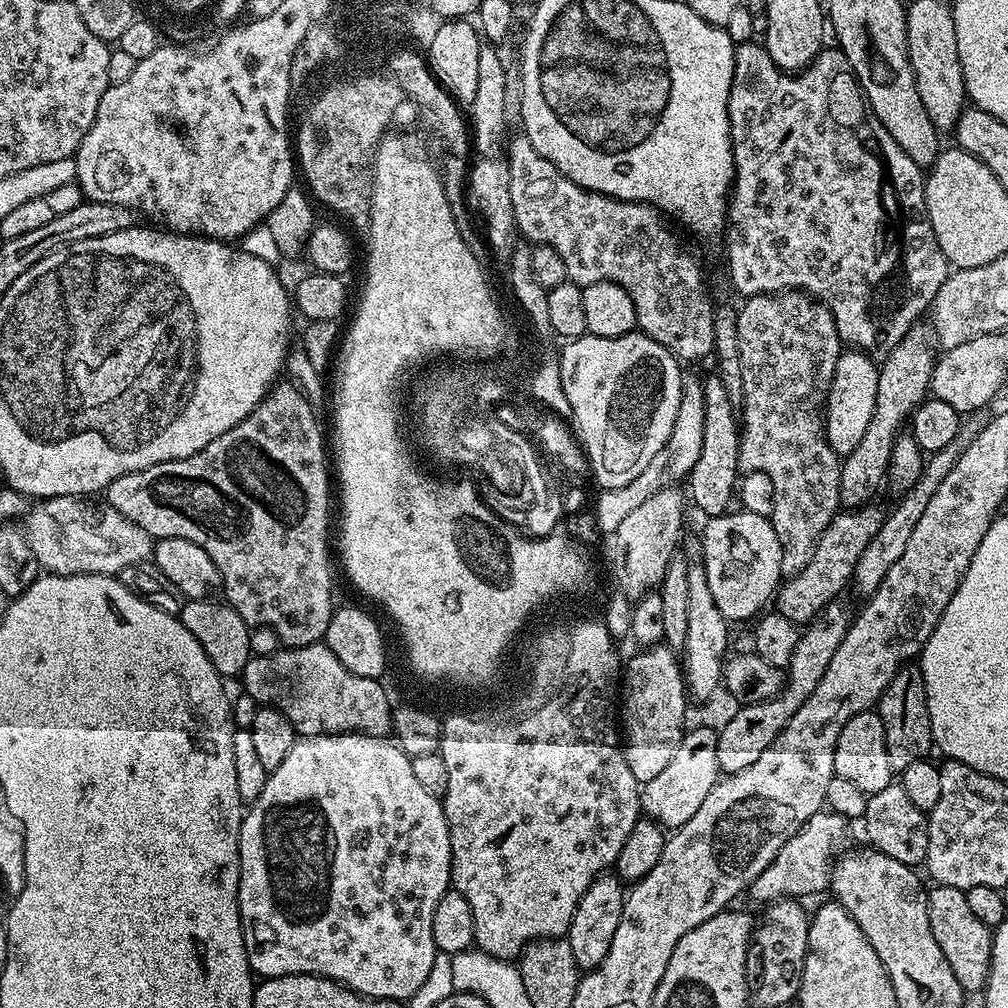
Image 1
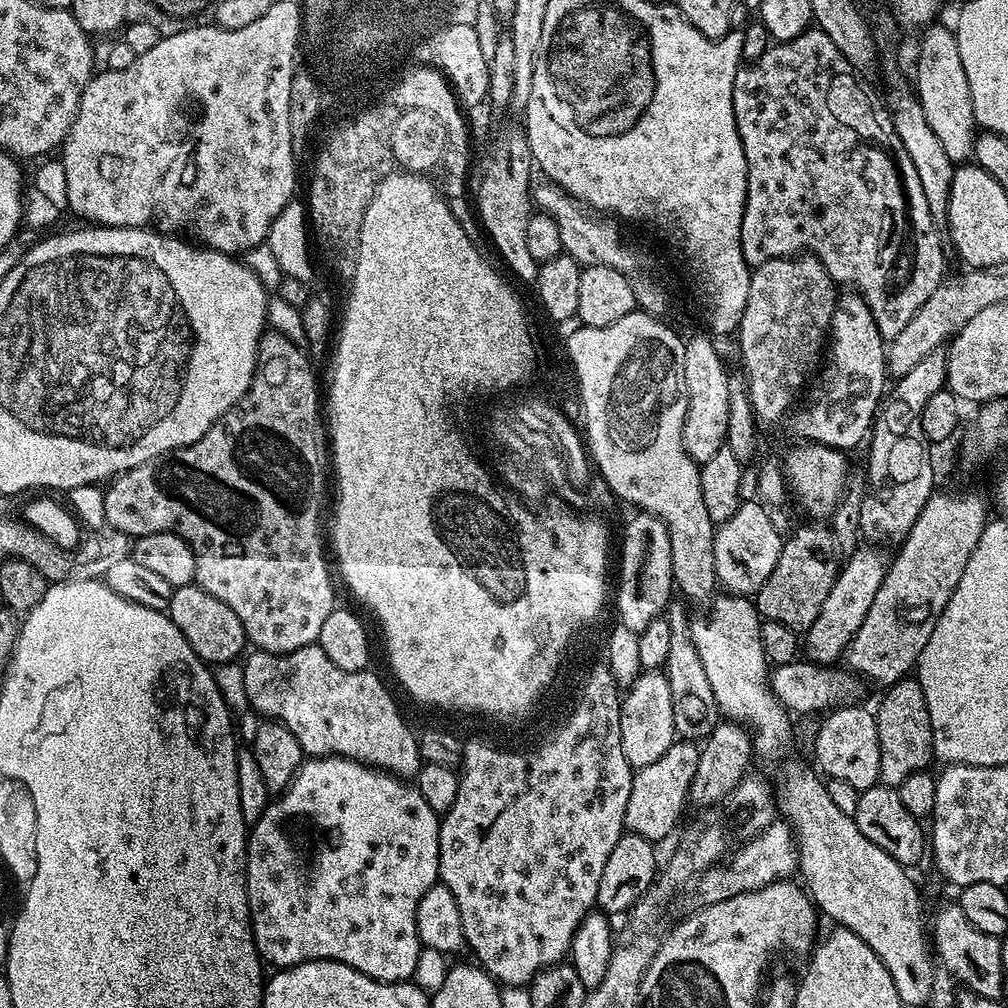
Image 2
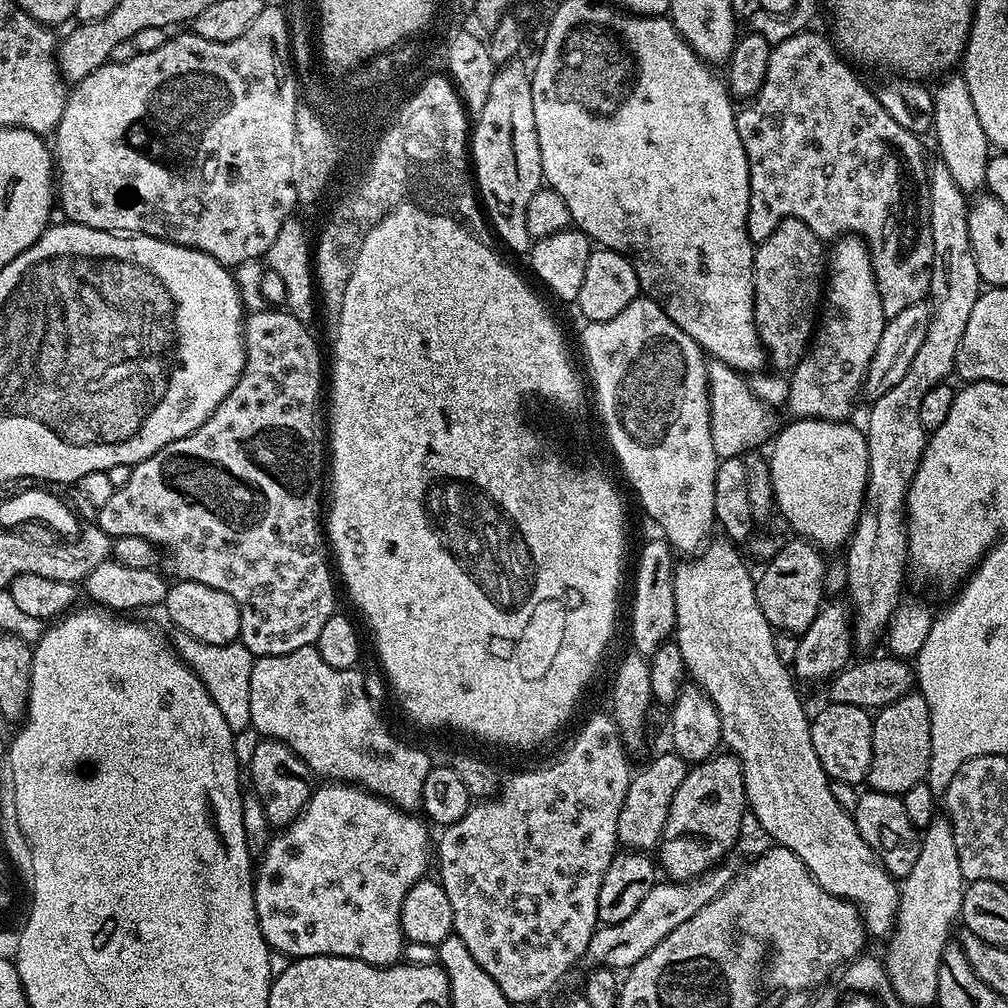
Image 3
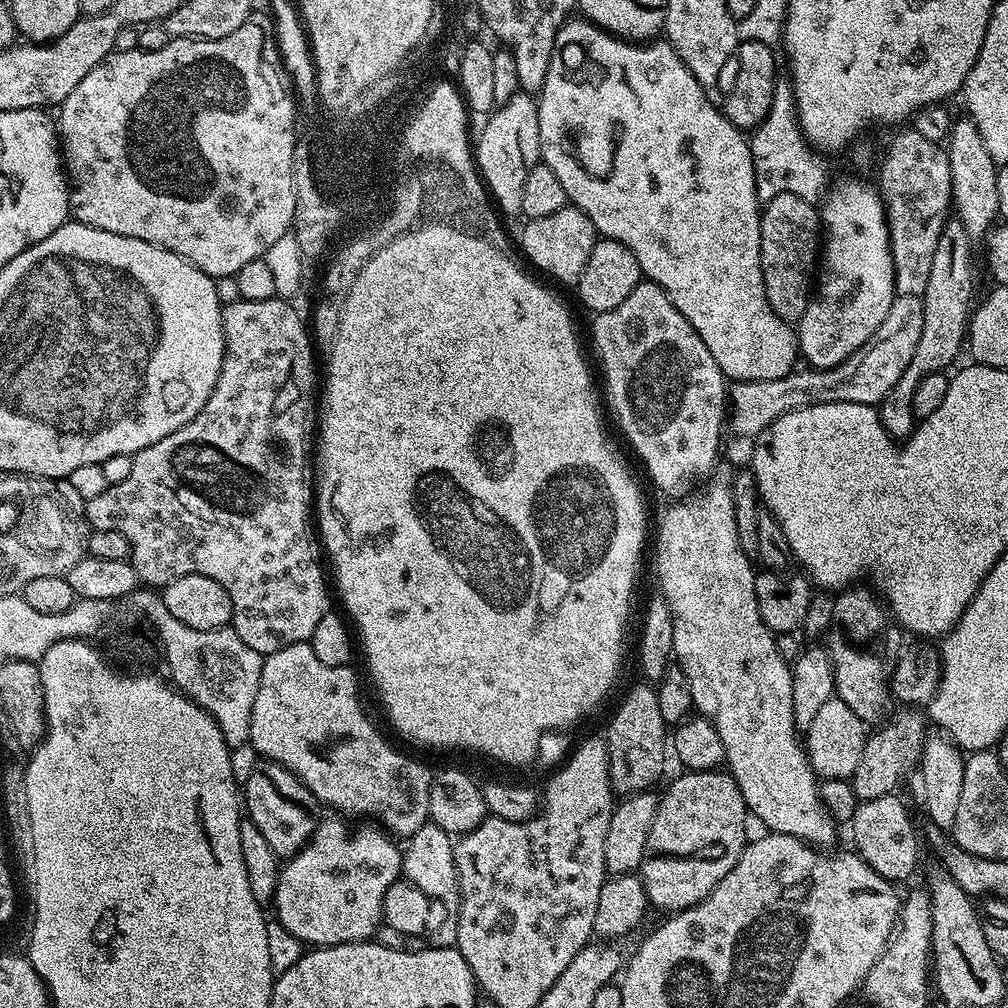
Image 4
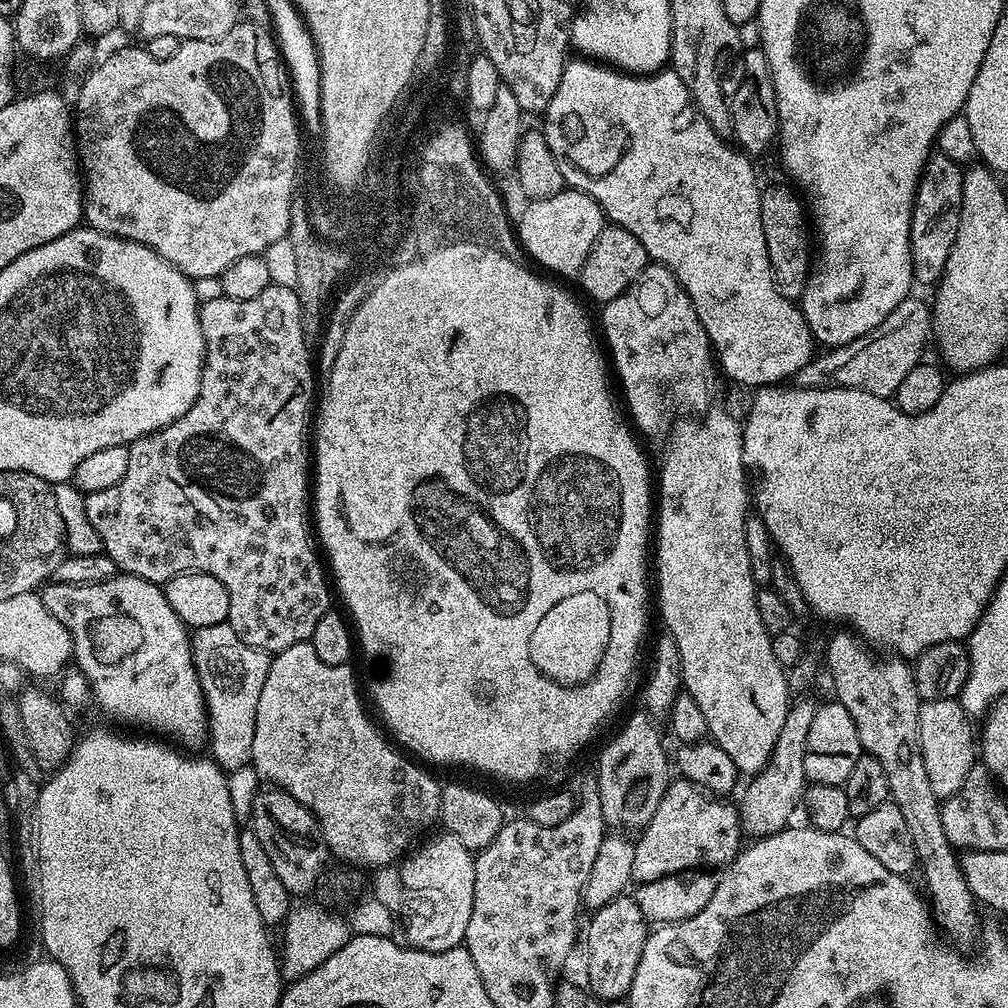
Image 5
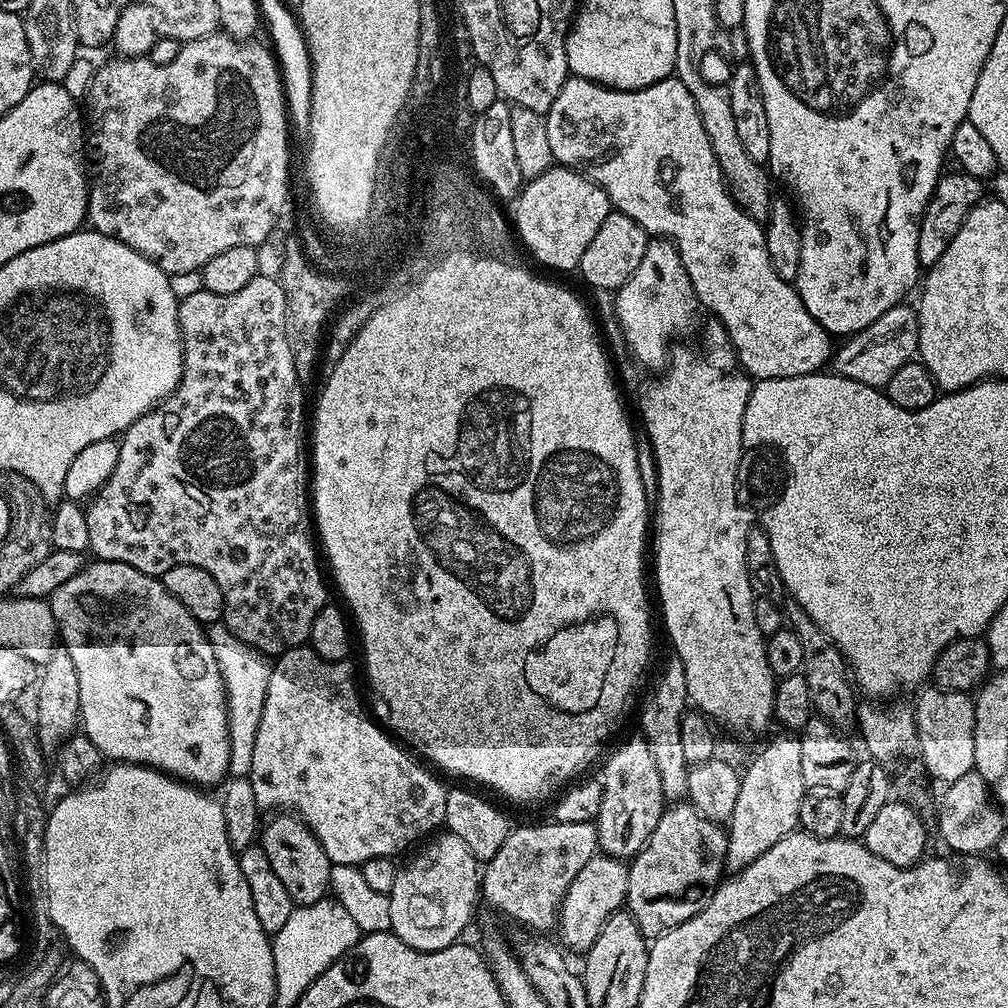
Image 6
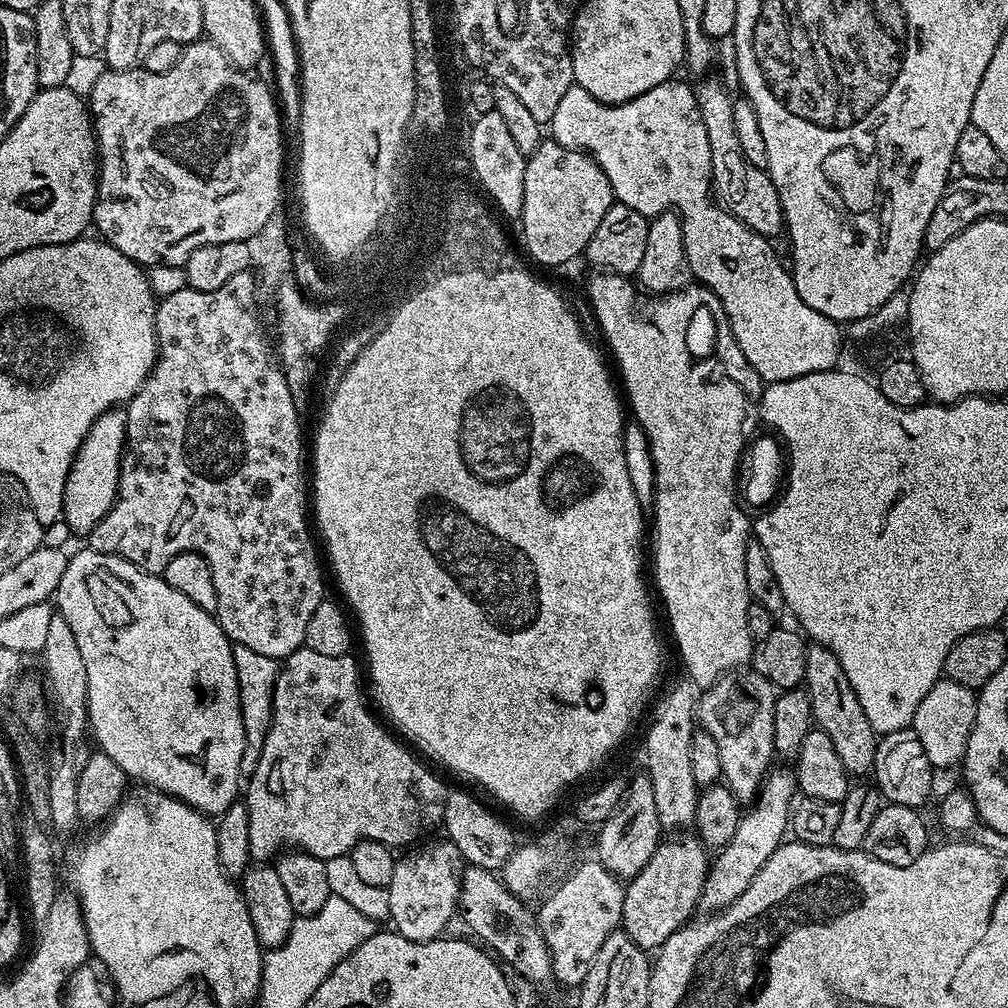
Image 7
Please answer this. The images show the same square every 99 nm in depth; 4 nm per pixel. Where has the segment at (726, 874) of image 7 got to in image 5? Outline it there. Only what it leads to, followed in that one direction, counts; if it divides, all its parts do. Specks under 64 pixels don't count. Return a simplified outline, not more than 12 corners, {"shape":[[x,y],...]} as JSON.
{"shape":[[793,699],[772,757],[739,801],[752,838],[789,827],[801,807],[806,734],[818,707]]}

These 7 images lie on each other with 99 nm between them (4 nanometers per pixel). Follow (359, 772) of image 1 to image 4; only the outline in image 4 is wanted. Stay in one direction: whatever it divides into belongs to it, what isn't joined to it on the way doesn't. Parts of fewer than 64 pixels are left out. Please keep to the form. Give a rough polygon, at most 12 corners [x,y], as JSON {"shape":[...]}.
{"shape":[[321,819],[276,887],[276,920],[329,948],[372,940],[402,848]]}

